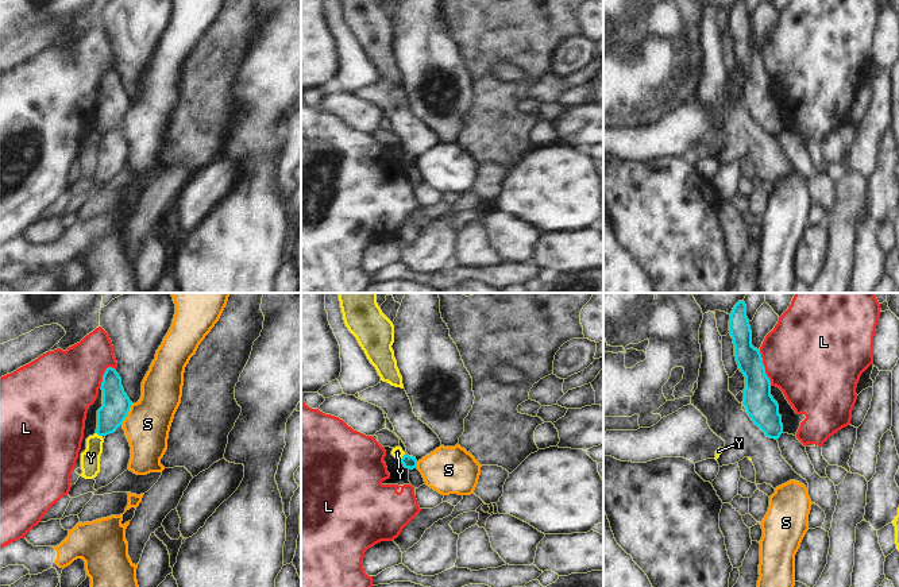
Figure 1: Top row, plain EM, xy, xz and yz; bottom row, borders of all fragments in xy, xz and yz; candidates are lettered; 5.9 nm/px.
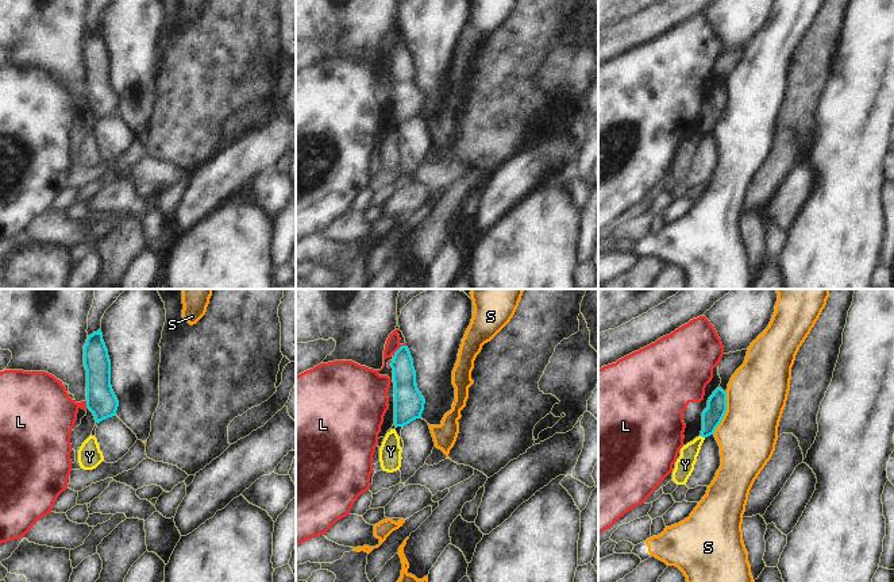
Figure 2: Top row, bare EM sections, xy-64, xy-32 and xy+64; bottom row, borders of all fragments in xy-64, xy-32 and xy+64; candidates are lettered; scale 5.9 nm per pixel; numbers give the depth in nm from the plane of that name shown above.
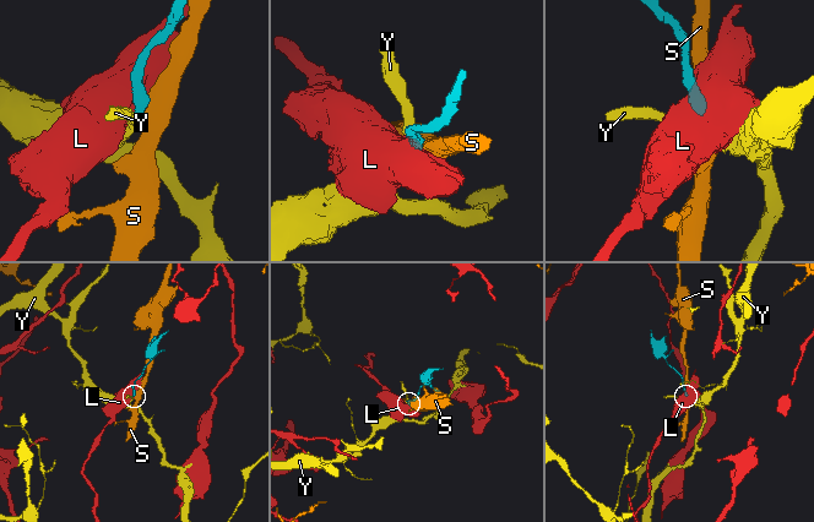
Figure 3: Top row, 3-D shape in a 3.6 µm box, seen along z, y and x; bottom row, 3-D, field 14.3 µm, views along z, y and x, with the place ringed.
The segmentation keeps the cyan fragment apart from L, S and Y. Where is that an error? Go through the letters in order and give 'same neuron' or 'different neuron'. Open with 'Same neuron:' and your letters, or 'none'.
Same neuron: none
L: different neuron
S: different neuron
Y: different neuron

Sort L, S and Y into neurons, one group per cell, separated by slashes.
L / S / Y

